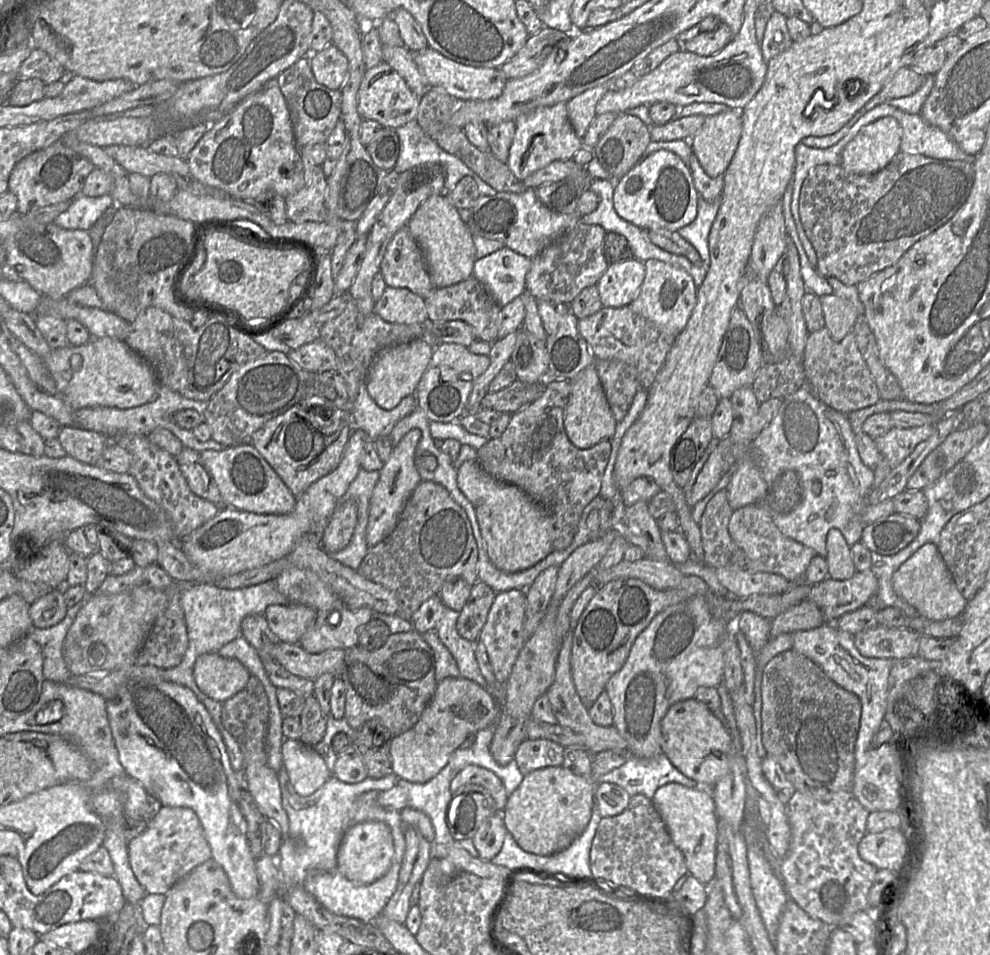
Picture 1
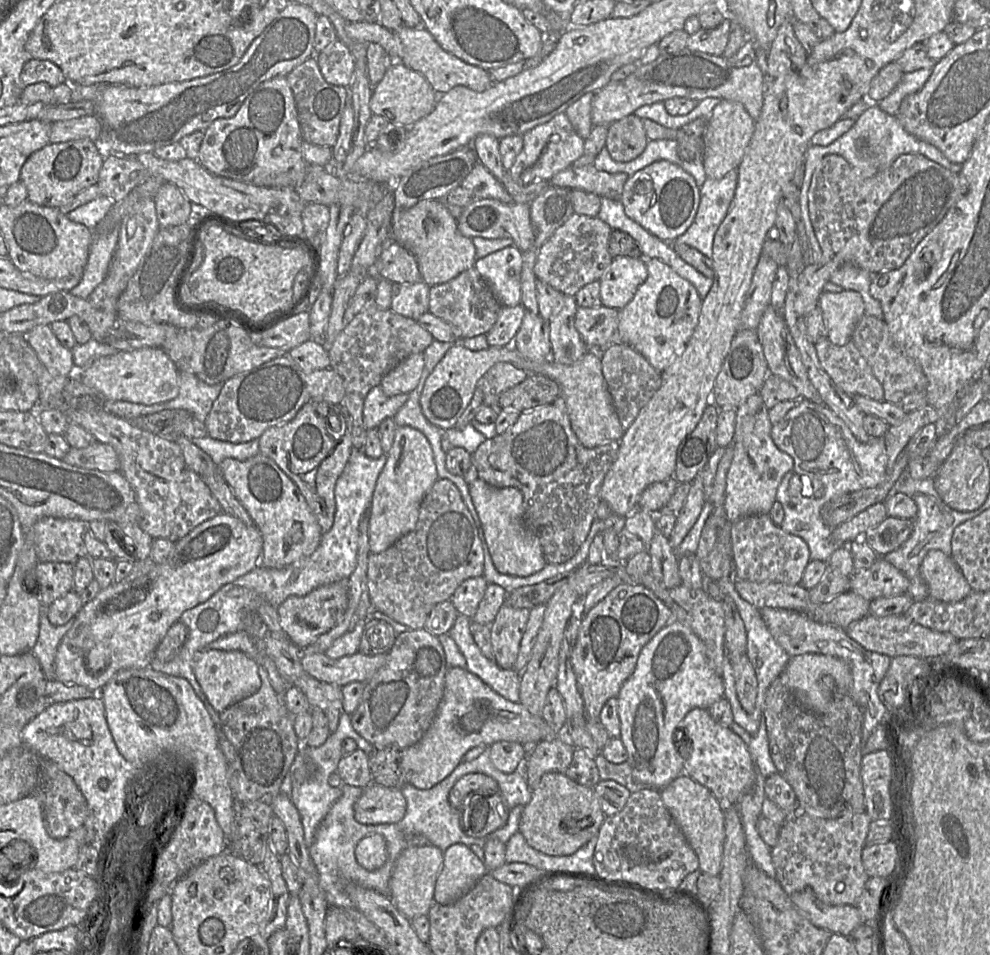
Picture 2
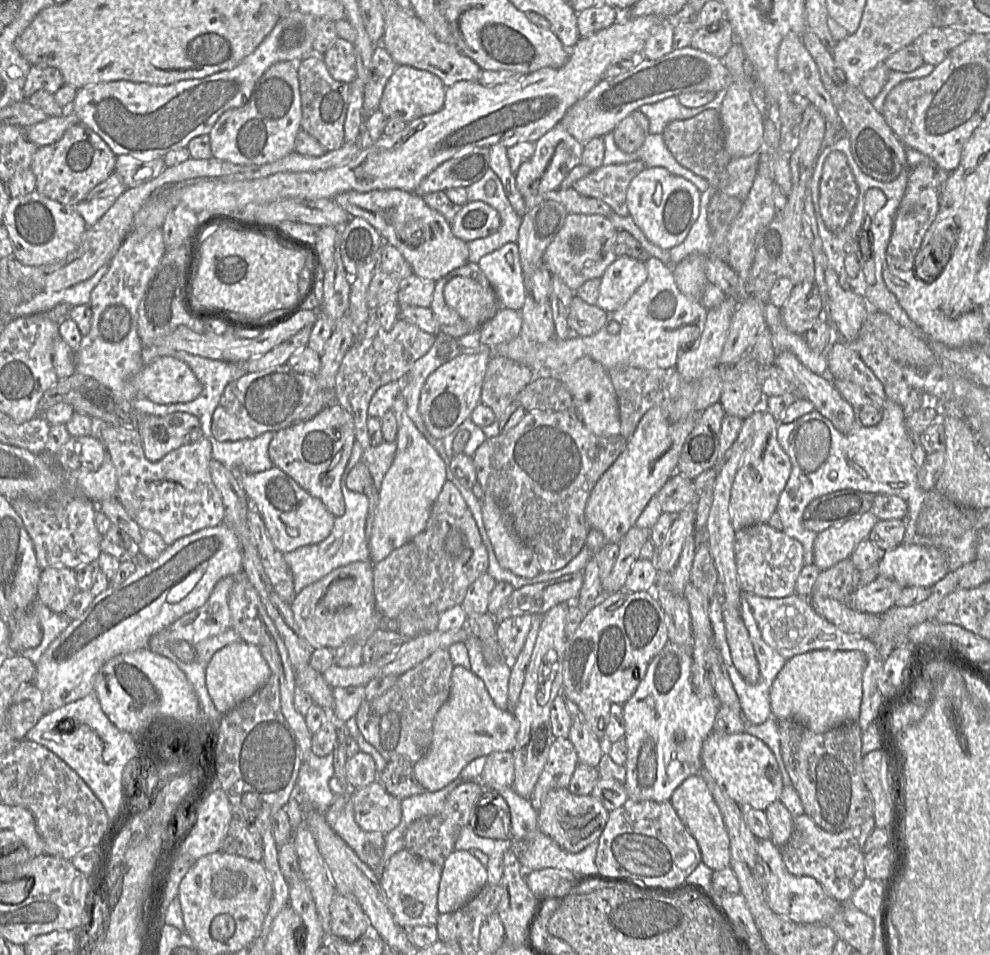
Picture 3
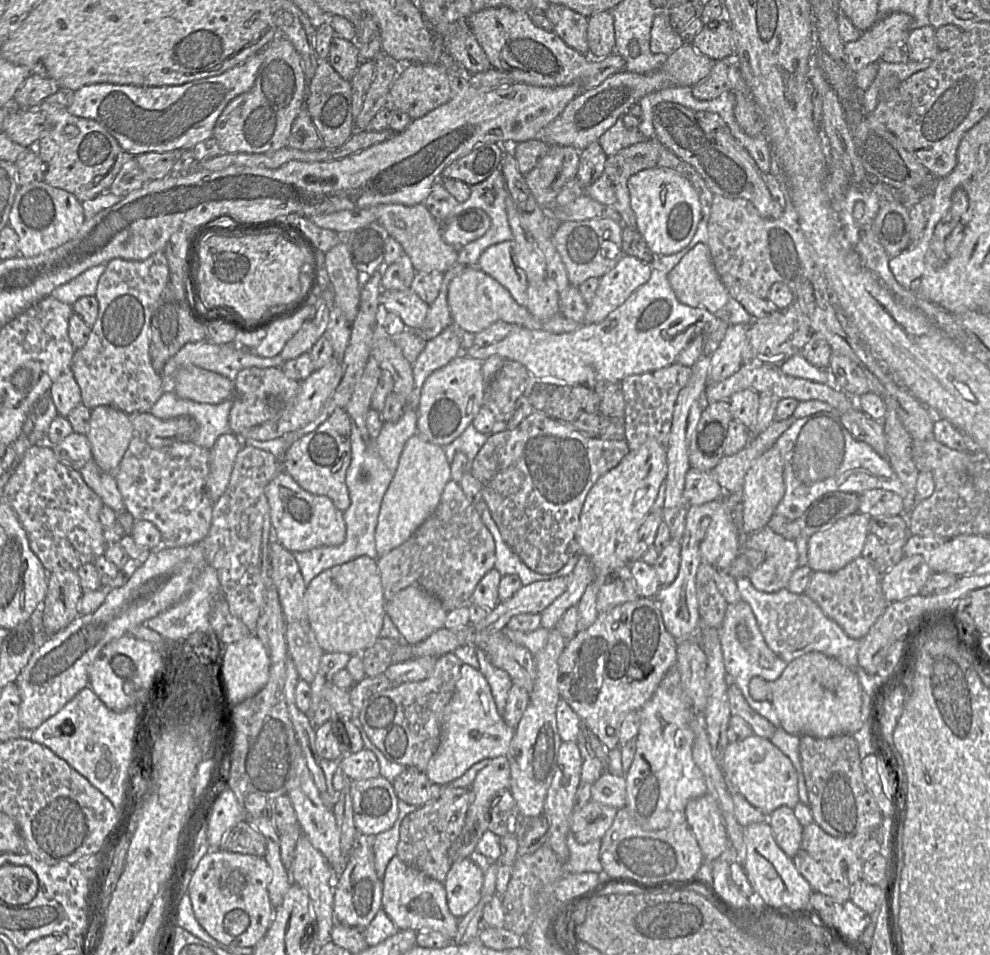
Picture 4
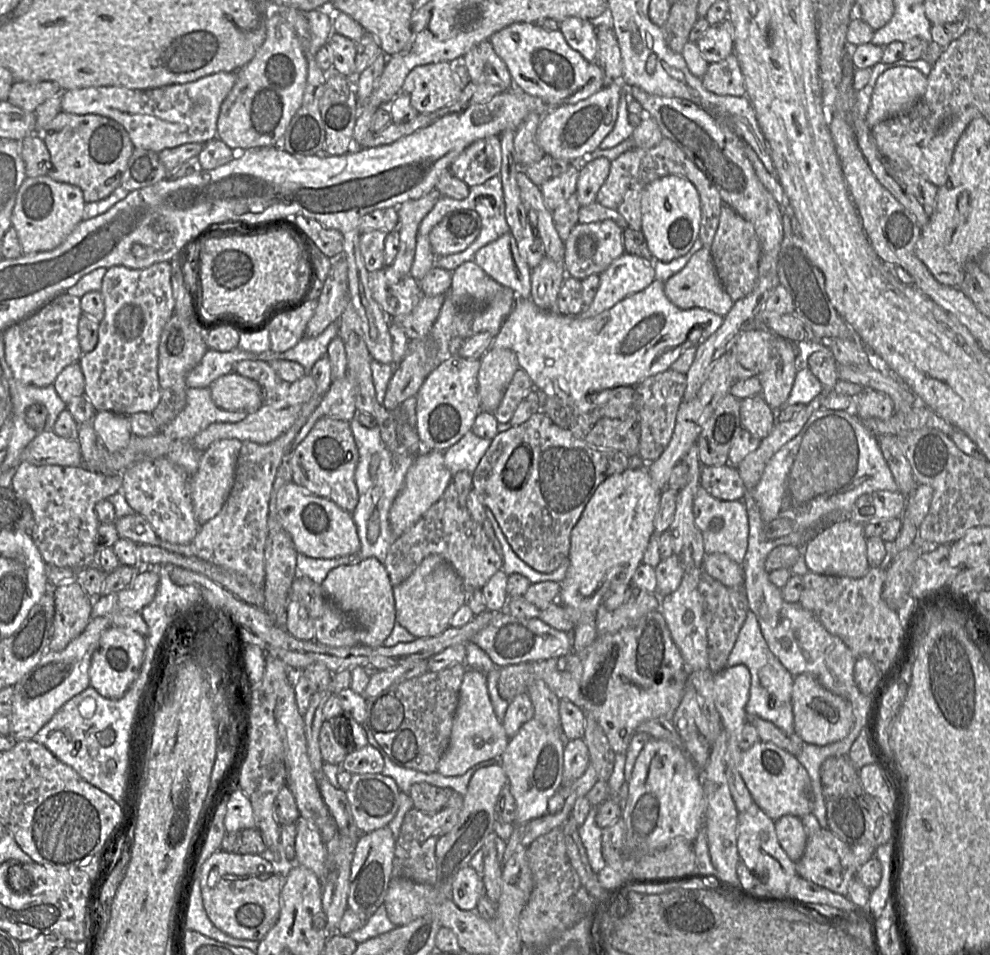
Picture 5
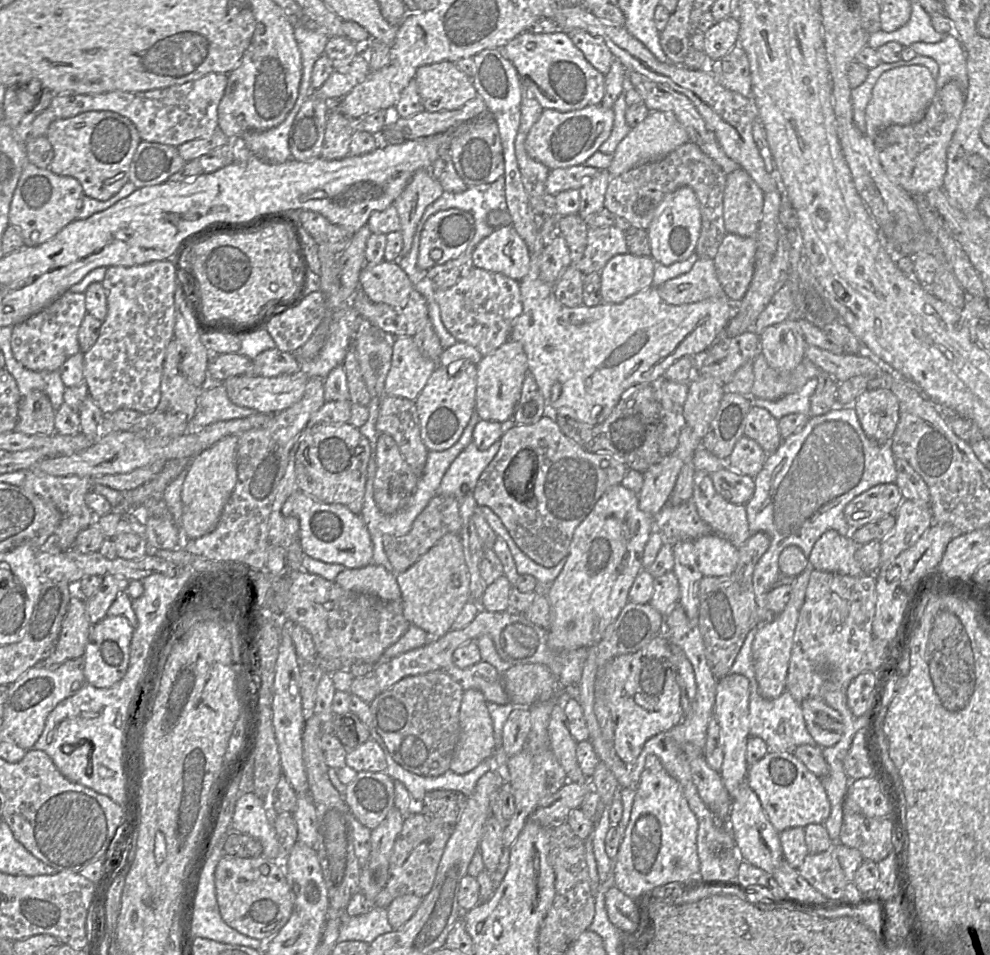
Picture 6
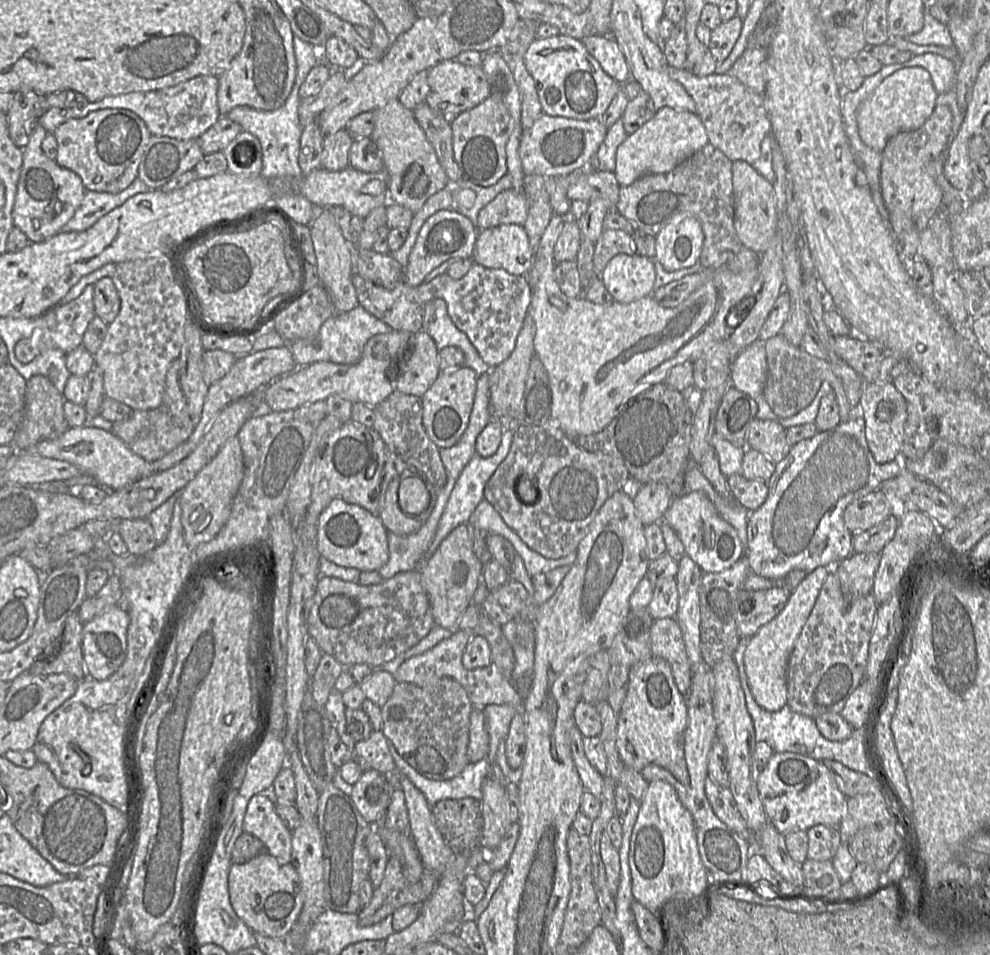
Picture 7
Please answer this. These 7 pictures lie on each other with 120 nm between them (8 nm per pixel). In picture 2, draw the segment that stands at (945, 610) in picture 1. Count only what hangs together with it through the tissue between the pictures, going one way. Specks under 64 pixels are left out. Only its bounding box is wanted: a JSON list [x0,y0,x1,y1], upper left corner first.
[919,550,972,603]

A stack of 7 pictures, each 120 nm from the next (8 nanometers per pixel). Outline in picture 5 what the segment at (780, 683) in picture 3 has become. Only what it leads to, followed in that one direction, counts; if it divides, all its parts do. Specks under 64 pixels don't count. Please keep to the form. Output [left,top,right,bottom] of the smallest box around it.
[791,673,854,746]

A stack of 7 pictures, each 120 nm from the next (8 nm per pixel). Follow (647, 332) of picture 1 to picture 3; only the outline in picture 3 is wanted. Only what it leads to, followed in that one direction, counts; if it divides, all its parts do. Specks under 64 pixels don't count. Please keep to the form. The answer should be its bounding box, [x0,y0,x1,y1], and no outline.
[568,295,607,336]

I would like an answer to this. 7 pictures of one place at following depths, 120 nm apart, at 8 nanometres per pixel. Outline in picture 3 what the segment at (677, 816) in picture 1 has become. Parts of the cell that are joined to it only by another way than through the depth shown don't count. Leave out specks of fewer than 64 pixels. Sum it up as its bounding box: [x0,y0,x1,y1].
[670,774,730,871]

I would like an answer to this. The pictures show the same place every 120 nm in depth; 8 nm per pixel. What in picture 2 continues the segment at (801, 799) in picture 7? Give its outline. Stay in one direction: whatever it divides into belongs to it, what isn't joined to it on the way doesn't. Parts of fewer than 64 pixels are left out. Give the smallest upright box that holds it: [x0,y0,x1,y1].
[674,709,755,805]

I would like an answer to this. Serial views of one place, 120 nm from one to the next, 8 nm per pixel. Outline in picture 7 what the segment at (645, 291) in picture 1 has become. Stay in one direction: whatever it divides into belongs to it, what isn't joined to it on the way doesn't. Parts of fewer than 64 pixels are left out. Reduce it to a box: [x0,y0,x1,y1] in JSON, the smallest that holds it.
[526,213,758,438]

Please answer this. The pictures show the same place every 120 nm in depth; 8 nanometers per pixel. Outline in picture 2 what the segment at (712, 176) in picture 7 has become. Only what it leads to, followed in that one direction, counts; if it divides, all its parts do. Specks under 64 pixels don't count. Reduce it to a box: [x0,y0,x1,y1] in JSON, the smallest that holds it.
[549,164,629,200]

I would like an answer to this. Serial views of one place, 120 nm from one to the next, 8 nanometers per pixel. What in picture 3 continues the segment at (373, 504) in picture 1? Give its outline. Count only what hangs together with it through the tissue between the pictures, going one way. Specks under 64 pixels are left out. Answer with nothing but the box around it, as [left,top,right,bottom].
[370,392,447,564]

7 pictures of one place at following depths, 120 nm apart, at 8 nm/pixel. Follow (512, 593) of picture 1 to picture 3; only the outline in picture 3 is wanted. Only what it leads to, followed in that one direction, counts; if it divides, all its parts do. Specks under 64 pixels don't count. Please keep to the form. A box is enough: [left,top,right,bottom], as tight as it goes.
[496,614,532,668]

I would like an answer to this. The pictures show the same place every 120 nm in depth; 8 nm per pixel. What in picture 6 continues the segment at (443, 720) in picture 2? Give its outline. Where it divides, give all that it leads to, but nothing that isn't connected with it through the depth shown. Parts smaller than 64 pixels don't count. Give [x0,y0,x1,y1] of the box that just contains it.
[449,689,495,774]

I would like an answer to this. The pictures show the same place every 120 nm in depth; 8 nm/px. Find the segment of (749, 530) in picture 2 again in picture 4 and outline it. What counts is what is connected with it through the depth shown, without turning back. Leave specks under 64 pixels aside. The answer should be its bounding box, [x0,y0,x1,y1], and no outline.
[744,525,799,593]

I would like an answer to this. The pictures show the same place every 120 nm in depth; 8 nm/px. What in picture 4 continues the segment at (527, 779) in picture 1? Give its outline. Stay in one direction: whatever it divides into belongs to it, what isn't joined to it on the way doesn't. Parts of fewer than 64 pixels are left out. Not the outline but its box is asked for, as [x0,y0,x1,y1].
[570,800,617,844]

